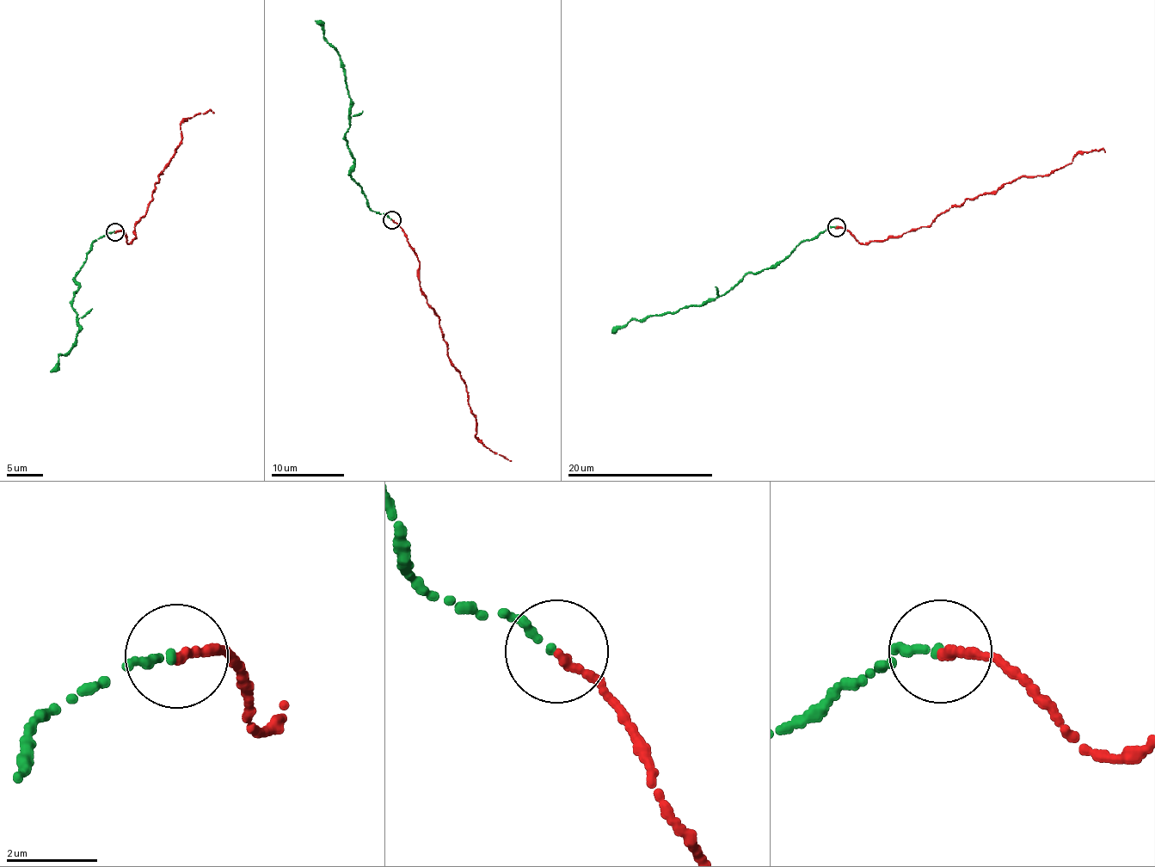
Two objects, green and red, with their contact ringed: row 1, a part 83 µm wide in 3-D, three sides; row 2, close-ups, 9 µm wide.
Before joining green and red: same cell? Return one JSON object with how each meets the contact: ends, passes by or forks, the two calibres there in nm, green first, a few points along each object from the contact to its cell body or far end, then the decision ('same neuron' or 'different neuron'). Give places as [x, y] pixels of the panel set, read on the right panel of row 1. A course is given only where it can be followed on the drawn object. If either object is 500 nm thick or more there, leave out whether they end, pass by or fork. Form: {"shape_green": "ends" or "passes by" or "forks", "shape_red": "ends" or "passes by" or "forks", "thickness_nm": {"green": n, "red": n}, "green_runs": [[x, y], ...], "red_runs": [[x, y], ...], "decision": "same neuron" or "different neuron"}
{"shape_green": "ends", "shape_red": "ends", "thickness_nm": {"green": 140, "red": 200}, "green_runs": [[836, 226], [795, 247], [783, 260], [748, 273], [722, 294], [697, 305], [633, 319], [611, 333]], "red_runs": [[836, 226], [861, 242], [899, 238], [929, 226], [967, 199], [1019, 178], [1048, 175], [1093, 150], [1104, 151]], "decision": "same neuron"}

